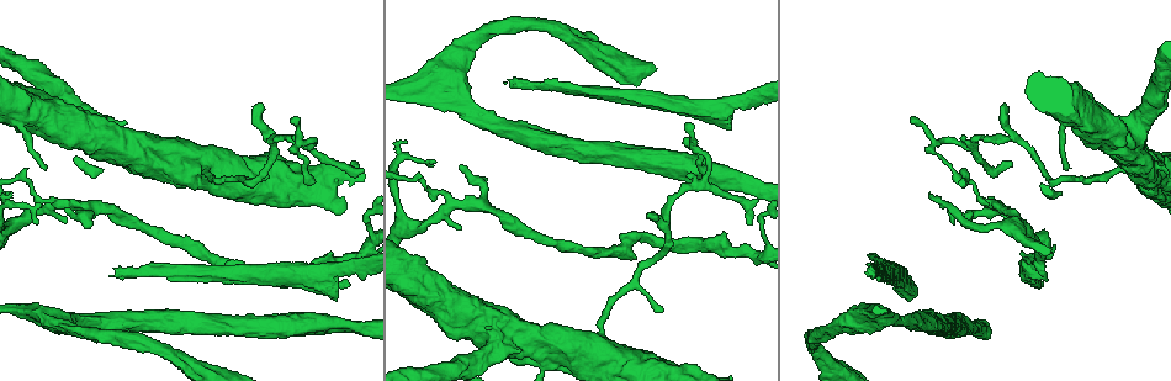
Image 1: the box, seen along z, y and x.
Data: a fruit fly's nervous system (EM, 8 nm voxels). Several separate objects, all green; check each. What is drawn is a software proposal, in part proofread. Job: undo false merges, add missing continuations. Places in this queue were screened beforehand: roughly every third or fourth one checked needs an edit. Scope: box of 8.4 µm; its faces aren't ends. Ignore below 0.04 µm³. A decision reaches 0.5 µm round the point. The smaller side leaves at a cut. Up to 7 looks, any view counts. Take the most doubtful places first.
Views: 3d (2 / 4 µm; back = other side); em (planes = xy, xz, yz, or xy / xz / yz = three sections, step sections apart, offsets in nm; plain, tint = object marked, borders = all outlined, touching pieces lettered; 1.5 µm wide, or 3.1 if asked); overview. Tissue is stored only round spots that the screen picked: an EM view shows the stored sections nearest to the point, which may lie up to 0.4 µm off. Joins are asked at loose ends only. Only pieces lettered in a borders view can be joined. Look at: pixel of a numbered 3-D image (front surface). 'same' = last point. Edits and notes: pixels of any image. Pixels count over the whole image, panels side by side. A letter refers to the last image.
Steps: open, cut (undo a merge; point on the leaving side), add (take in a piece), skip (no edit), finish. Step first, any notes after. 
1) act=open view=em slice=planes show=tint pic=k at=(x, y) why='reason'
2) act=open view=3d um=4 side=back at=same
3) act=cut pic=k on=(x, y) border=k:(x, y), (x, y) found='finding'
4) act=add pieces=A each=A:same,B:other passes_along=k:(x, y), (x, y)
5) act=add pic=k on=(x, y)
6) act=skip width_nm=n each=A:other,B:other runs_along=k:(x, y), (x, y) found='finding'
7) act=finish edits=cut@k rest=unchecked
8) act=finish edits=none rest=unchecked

act=open view=3d um=2 pic=1 at=(509, 82) why='an open end'

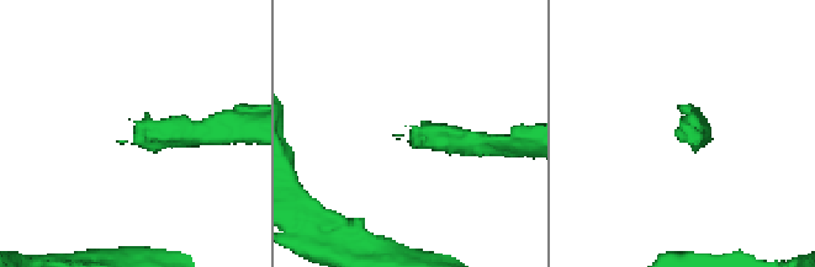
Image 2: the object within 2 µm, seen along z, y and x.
act=open view=em slice=planes show=borders pic=2 at=(413, 126)

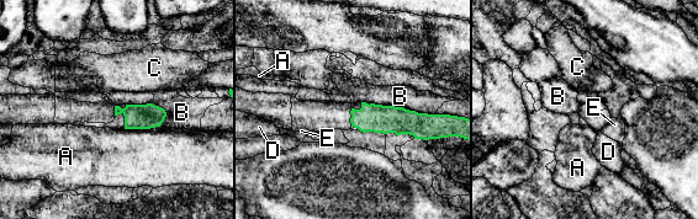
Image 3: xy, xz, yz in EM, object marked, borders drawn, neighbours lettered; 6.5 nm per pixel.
act=skip width_nm=160 each=A:other,B:other,C:other,D:other,E:other border=3:(370, 102), (435, 115) found='no lettered piece goes on from it'

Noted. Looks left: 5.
act=open view=em slice=yz step=4 show=tint pic=1 at=(894, 312) why='stops while still wide'

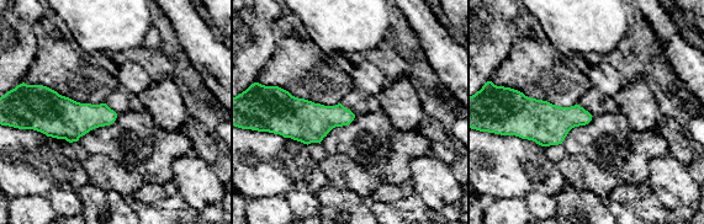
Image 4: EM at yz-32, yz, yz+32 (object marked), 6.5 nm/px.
act=open view=em slice=yz step=4 show=borders at=same why='see the neighbours'

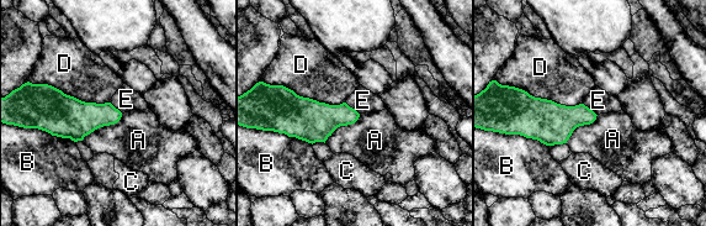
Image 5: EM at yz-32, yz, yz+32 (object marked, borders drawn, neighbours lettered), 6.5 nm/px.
act=skip each=A:other,B:other,C:other,D:other,E:other border=5:(582, 103), (596, 115) found='no lettered piece goes on from it'

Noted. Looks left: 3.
act=open view=3d um=4 pic=1 at=(656, 218) why='an open end'

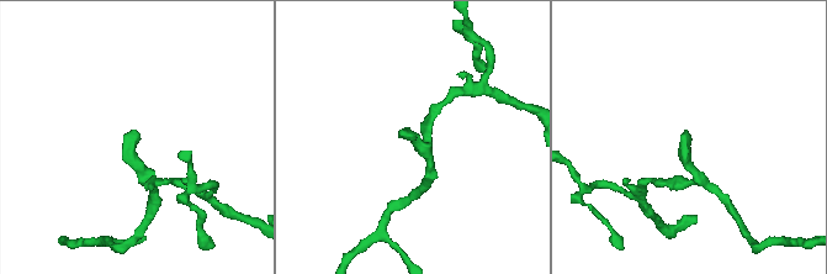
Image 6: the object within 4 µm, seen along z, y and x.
act=open view=em slice=planes show=plain pic=6 at=(687, 134) why='need the tissue'

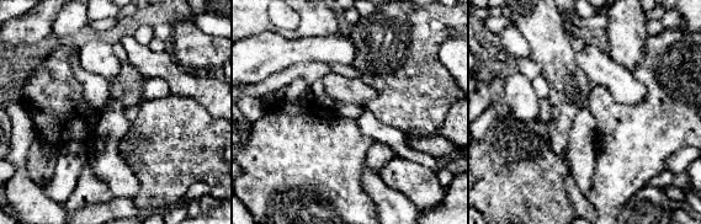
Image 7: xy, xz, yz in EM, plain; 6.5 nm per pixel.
act=open view=em slice=planes show=borders at=same

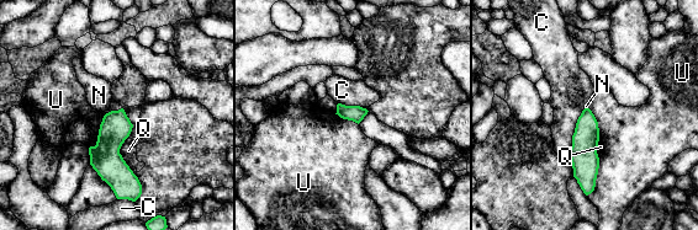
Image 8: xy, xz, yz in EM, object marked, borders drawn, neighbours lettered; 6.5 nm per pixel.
act=skip each=C:other,N:other,Q:other,U:other runs_along=8:(587, 112), (586, 190) found='no lettered piece goes on from it'

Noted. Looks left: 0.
act=finish edits=none rest=unchecked

